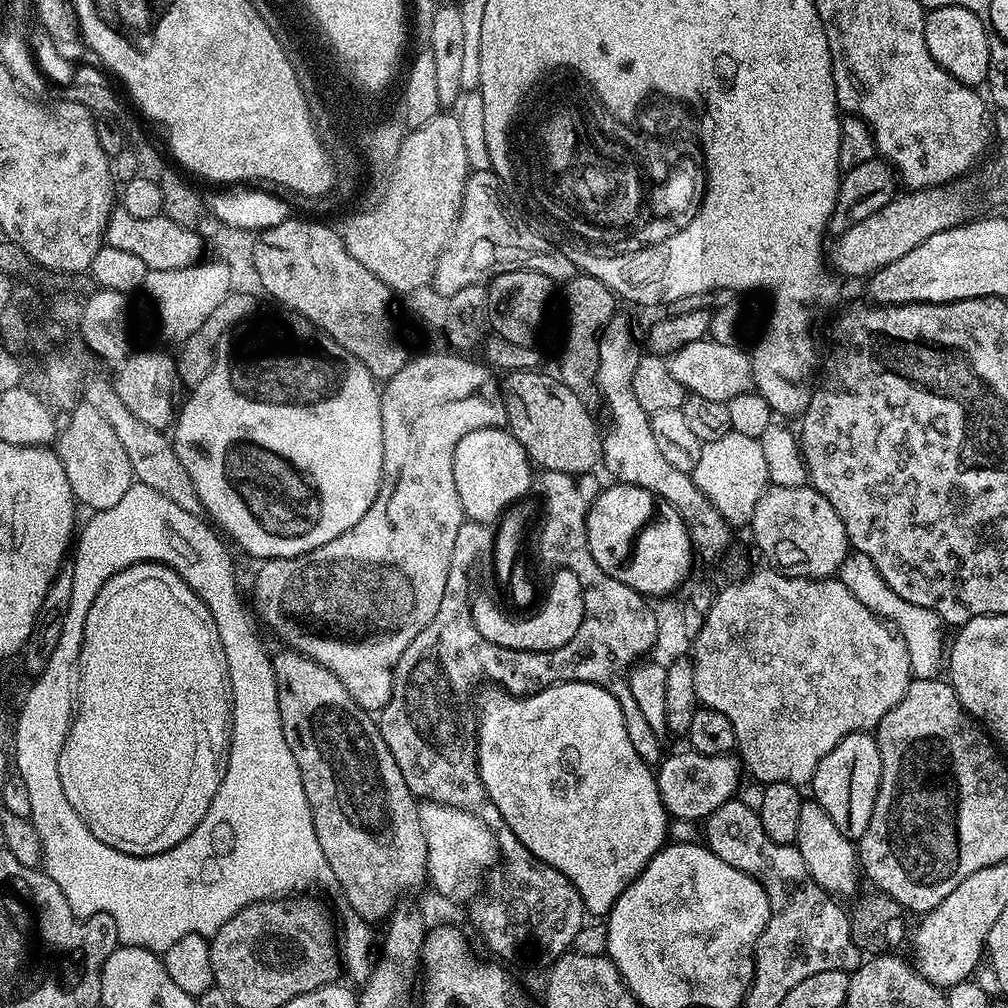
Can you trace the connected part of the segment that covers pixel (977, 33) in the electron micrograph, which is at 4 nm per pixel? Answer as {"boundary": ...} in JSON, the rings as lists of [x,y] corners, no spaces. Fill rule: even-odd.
{"boundary":[[[952,2],[945,8],[936,8],[924,18],[926,46],[938,62],[958,82],[969,86],[980,86],[988,79],[990,66],[990,46],[988,45],[988,29],[969,8],[961,8],[959,3]]]}

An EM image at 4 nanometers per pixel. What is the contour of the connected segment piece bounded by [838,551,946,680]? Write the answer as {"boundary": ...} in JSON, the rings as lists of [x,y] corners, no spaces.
{"boundary":[[[853,551],[842,562],[838,579],[844,583],[846,590],[862,602],[875,616],[887,622],[906,642],[906,650],[910,654],[910,670],[917,680],[935,680],[941,675],[942,665],[946,660],[946,640],[944,644],[945,625],[935,610],[926,610],[922,606],[914,606],[914,602],[906,602],[906,598],[898,598],[890,586],[878,574],[874,562],[866,558],[866,554]]]}

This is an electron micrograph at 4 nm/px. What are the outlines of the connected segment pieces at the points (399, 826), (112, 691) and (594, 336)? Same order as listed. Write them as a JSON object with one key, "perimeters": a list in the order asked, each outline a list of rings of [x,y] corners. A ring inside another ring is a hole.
{"perimeters":[[[[285,647],[284,652],[272,656],[272,669],[276,675],[276,693],[278,694],[278,710],[282,718],[282,730],[286,734],[286,742],[292,747],[294,762],[298,762],[298,770],[302,774],[302,786],[306,790],[306,798],[312,807],[314,830],[318,834],[318,842],[322,846],[322,854],[326,854],[326,862],[330,862],[332,879],[335,887],[344,891],[351,911],[365,922],[372,920],[387,921],[393,908],[405,894],[412,894],[415,888],[420,888],[428,880],[428,855],[426,854],[426,838],[422,834],[422,822],[418,822],[420,804],[413,796],[410,786],[406,786],[406,778],[402,778],[402,770],[398,770],[398,762],[394,762],[394,754],[386,746],[380,733],[379,723],[364,709],[359,708],[354,698],[342,686],[342,682],[326,666],[314,662],[308,656],[302,656],[295,648]]],[[[135,564],[111,576],[102,590],[98,590],[98,598],[94,598],[90,614],[86,614],[74,715],[68,737],[62,746],[62,754],[58,758],[58,778],[62,782],[66,802],[74,806],[78,818],[86,822],[94,838],[106,842],[106,846],[131,856],[162,854],[178,846],[178,842],[185,840],[198,826],[198,822],[206,818],[206,810],[210,810],[210,802],[214,802],[214,794],[218,794],[226,774],[231,741],[232,683],[228,677],[226,650],[222,650],[218,626],[200,595],[173,568],[167,568],[165,564]]],[[[577,274],[563,285],[564,308],[568,311],[568,325],[564,328],[564,349],[560,352],[558,377],[581,399],[589,410],[601,407],[600,391],[596,389],[598,374],[598,342],[602,330],[617,315],[616,295],[613,289],[598,278]]]]}

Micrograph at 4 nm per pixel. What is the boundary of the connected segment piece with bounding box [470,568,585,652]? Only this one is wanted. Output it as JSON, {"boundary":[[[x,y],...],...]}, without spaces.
{"boundary":[[[568,568],[557,569],[552,575],[554,576],[542,604],[540,602],[535,607],[536,612],[526,618],[512,618],[490,597],[484,594],[477,597],[475,595],[470,606],[478,634],[504,649],[520,649],[523,652],[553,652],[570,642],[585,616],[584,591],[574,572]]]}

